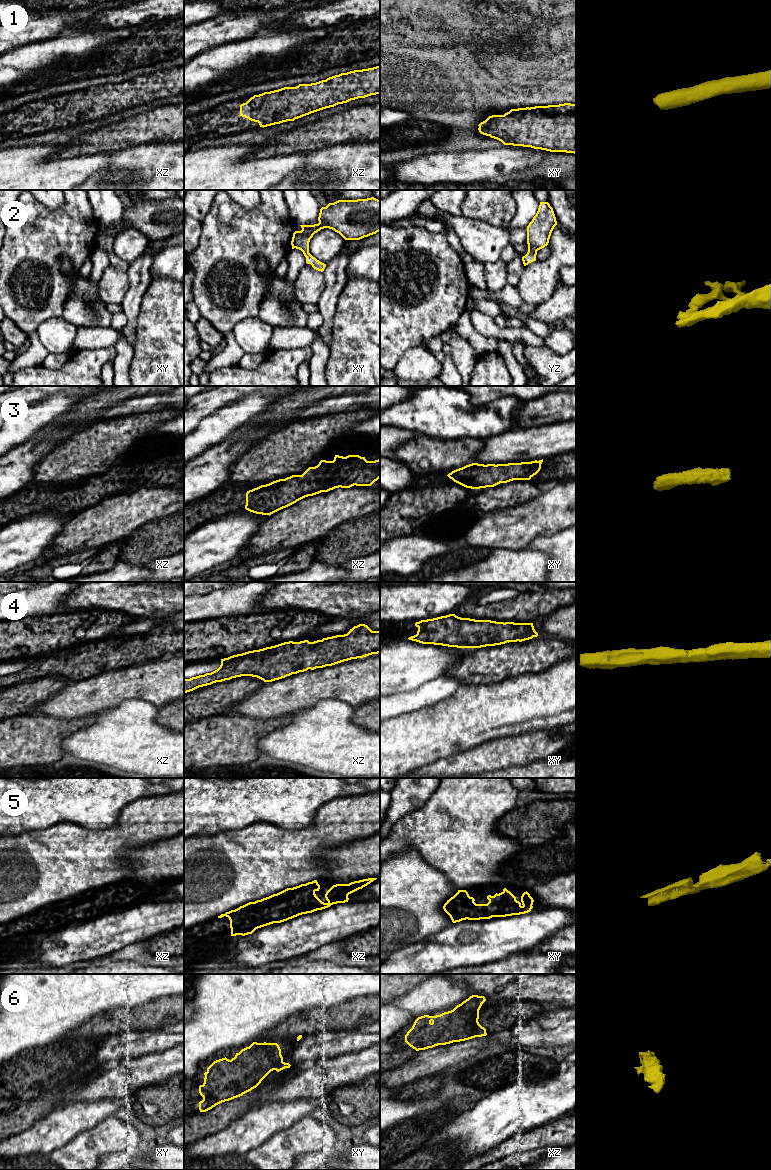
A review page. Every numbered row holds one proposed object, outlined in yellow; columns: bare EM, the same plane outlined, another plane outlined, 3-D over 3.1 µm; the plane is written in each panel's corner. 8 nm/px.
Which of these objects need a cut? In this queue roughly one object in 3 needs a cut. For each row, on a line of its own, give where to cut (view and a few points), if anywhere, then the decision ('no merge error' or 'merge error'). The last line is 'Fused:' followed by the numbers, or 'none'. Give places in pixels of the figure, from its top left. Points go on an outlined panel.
1: cut none; no merge error
2: cut none; no merge error
3: cut none; no merge error
4: cut none; no merge error
5: cut none; no merge error
6: cut none; no merge error
Fused: none

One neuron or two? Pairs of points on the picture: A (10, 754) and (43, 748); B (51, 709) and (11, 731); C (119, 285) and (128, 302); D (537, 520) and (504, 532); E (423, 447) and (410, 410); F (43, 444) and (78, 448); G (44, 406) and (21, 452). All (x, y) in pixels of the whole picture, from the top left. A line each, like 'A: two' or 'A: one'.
A: one
B: two
C: two
D: one
E: two
F: two
G: two

